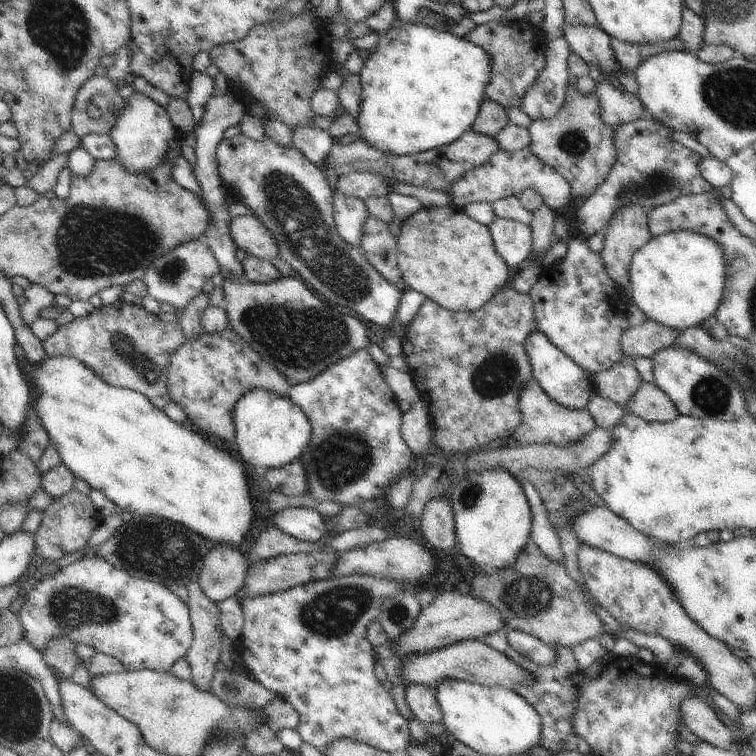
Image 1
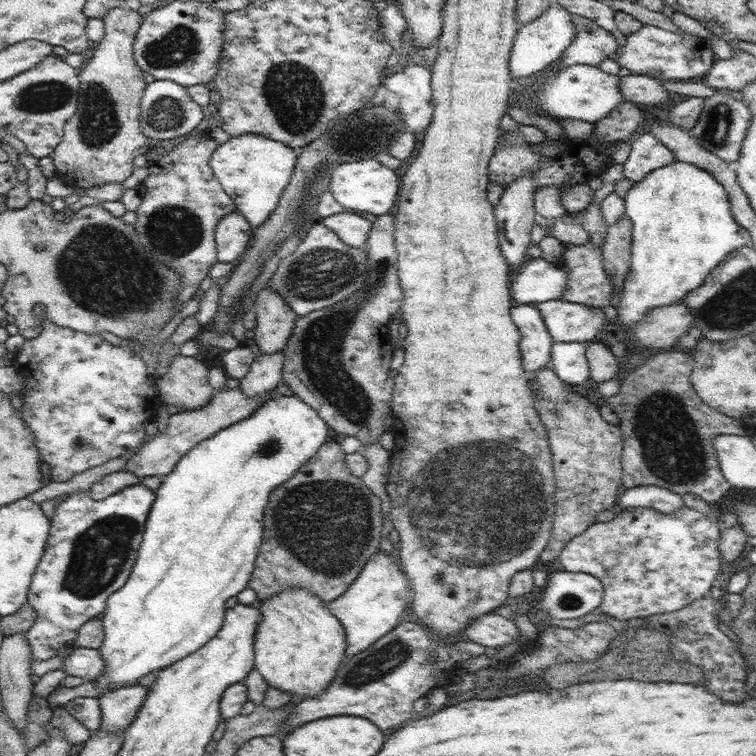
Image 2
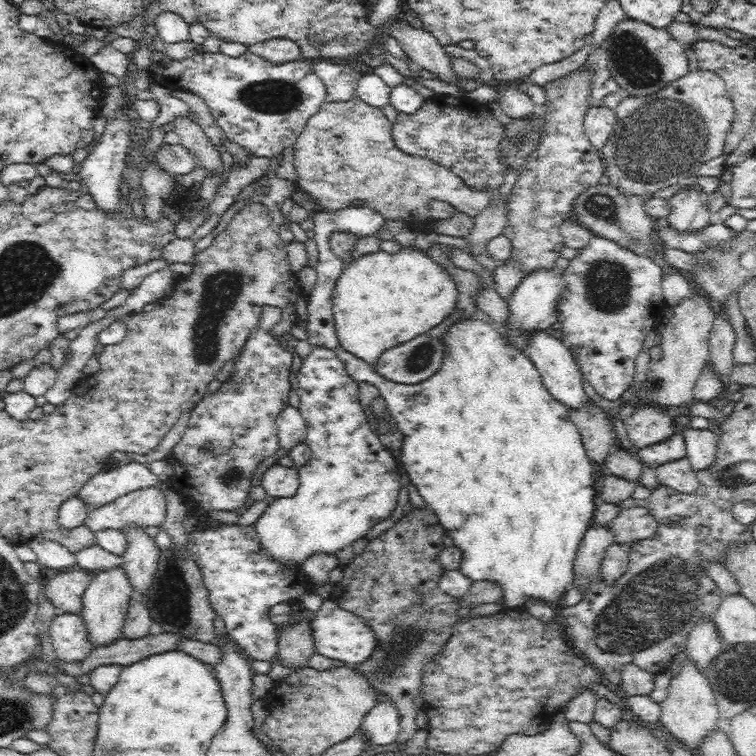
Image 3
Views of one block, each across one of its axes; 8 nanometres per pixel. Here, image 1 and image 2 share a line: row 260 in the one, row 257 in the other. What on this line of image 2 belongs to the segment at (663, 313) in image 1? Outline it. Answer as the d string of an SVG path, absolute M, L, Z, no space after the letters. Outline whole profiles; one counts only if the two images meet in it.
M675 161L654 169L644 180L632 185L625 200L625 215L633 224L631 267L623 282L616 322L620 330L633 328L647 312L657 306L680 303L691 291L702 286L704 279L733 250L750 246L750 234L734 218L727 190L705 169Z

